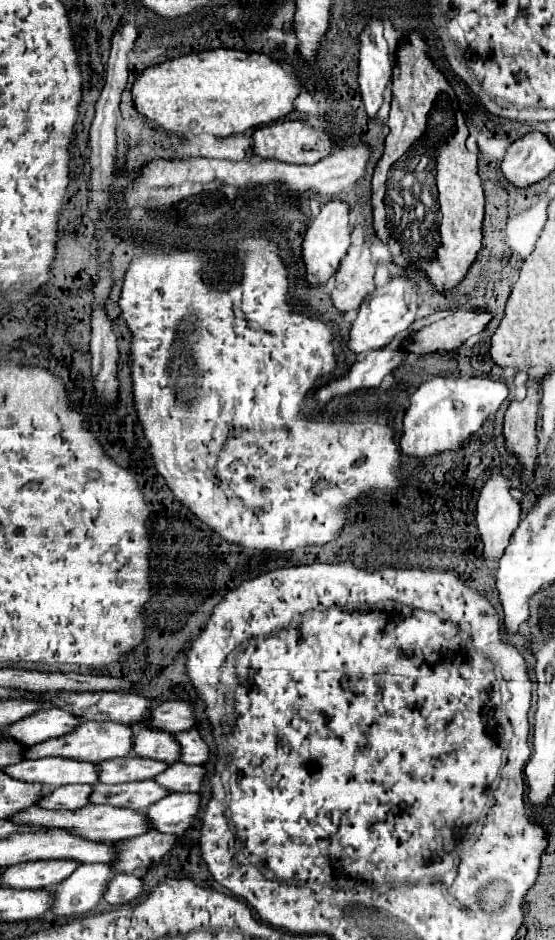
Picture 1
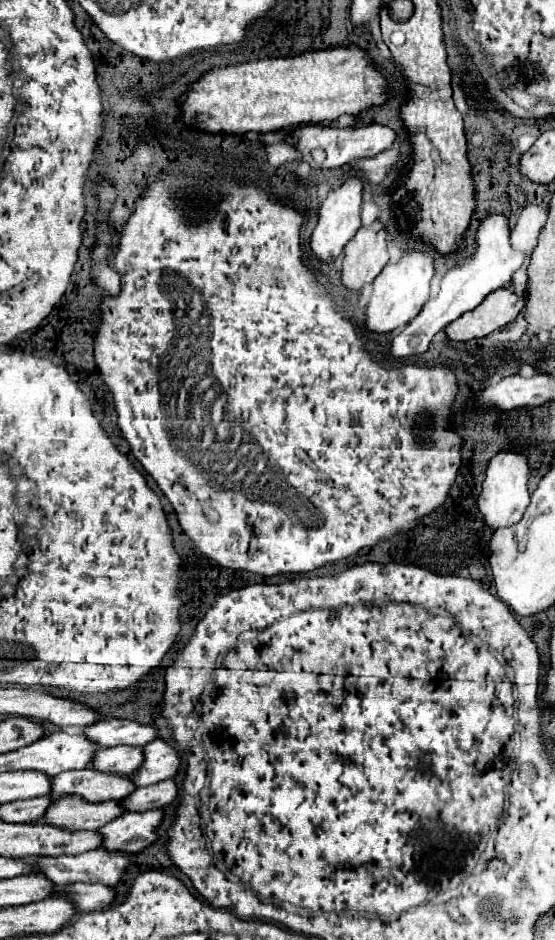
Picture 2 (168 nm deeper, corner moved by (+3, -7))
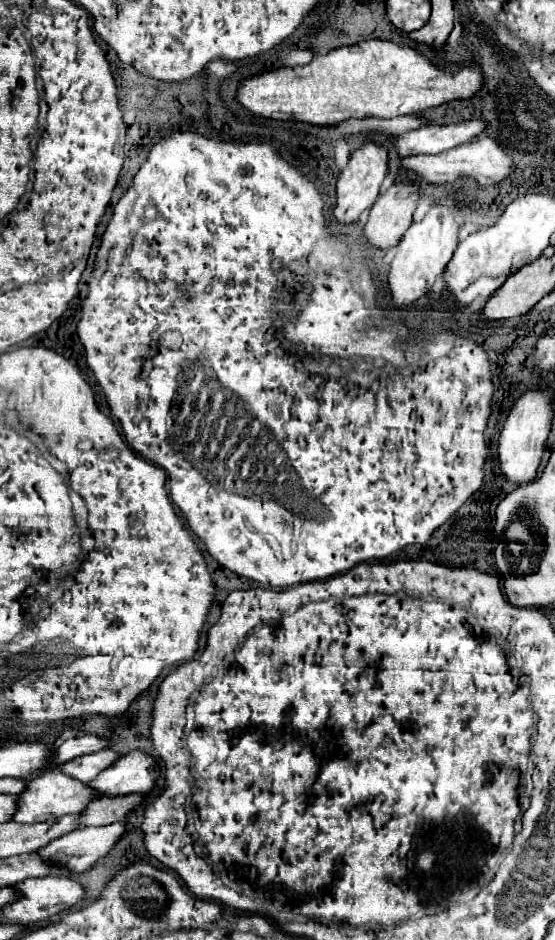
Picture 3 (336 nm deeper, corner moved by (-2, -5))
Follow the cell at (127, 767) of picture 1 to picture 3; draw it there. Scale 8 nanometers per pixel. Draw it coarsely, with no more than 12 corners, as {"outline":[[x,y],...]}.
{"outline":[[58,769],[26,783],[12,821],[76,815],[92,789]]}

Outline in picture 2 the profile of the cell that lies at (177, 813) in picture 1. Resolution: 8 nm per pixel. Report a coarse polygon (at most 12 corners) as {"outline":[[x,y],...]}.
{"outline":[[161,809],[127,811],[99,829],[109,851],[157,841]]}

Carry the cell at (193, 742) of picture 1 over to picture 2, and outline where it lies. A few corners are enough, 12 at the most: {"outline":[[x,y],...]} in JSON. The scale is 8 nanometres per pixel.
{"outline":[[167,741],[147,747],[143,767],[131,775],[137,787],[177,775],[181,757]]}

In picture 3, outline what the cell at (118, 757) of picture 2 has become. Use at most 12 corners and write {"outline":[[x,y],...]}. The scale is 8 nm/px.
{"outline":[[112,749],[76,757],[60,771],[76,781],[90,783],[112,765]]}

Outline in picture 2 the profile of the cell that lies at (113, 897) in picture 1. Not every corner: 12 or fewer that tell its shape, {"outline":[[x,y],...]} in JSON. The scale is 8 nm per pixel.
{"outline":[[73,883],[55,887],[79,909],[107,909],[115,889],[107,885]]}

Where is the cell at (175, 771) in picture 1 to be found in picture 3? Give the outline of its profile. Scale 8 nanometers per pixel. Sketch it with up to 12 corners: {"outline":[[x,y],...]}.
{"outline":[[144,795],[100,797],[80,813],[80,827],[122,821]]}

